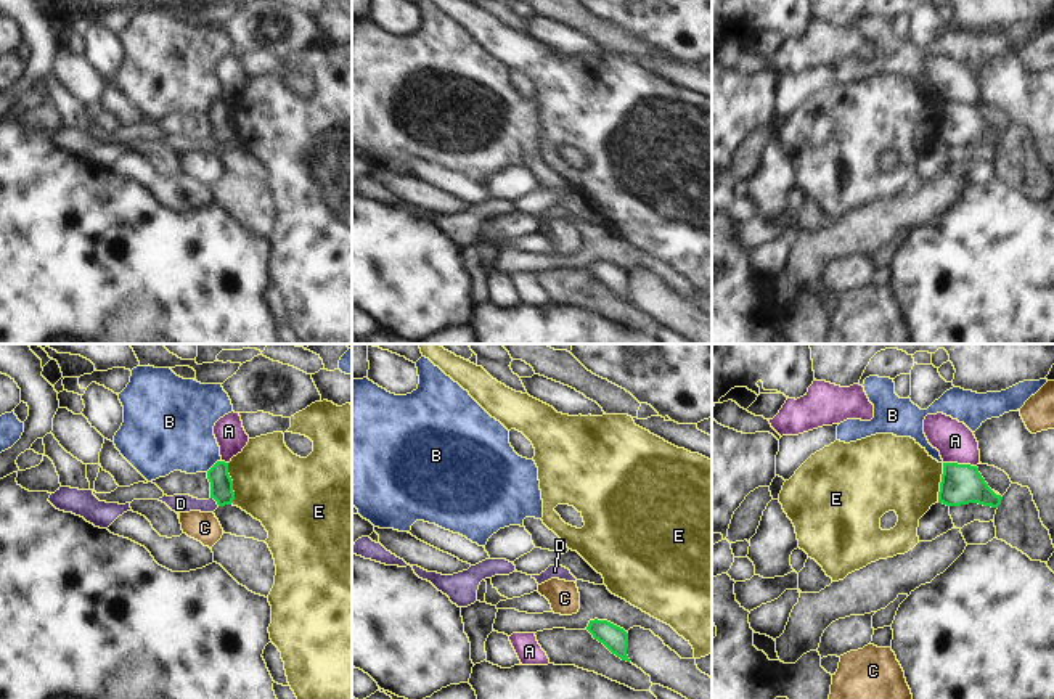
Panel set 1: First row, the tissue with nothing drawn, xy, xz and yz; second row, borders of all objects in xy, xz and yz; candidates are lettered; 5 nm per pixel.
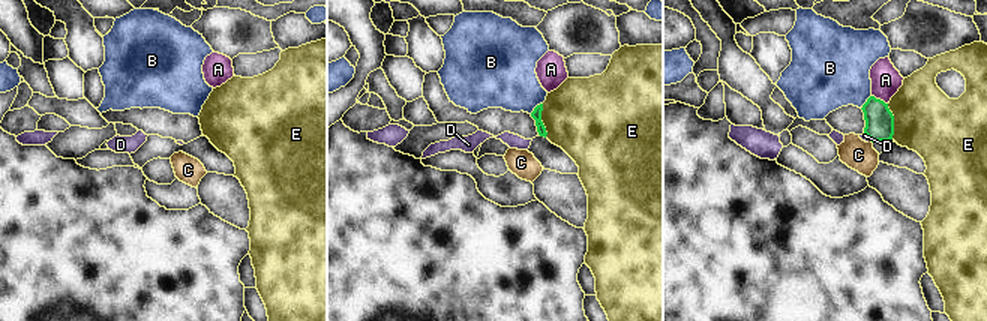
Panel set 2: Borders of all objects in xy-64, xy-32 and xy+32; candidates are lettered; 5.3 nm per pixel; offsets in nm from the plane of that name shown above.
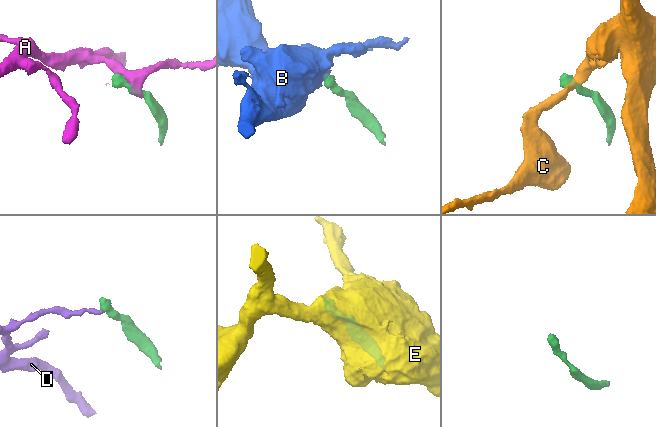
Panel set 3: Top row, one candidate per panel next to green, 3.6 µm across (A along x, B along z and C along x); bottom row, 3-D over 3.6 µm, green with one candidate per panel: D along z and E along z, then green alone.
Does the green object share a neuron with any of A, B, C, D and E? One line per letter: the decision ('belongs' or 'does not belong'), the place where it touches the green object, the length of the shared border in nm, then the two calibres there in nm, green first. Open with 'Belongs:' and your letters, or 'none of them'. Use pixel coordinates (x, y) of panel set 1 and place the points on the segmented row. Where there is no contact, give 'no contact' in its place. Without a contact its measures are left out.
Belongs: none of them
A: does not belong; contact yz (960, 465); length 170 nm; calibres 200 and 190 nm
B: does not belong; contact xy (214, 465); length 100 nm; calibres 110 and 380 nm
C: does not belong; contact yz (993, 492); length 50 nm; calibres 200 and 20 nm
D: does not belong; contact xy (216, 500); length 60 nm; calibres 110 and 100 nm
E: does not belong; contact xy (232, 484); length 200 nm; calibres 110 and 380 nm

